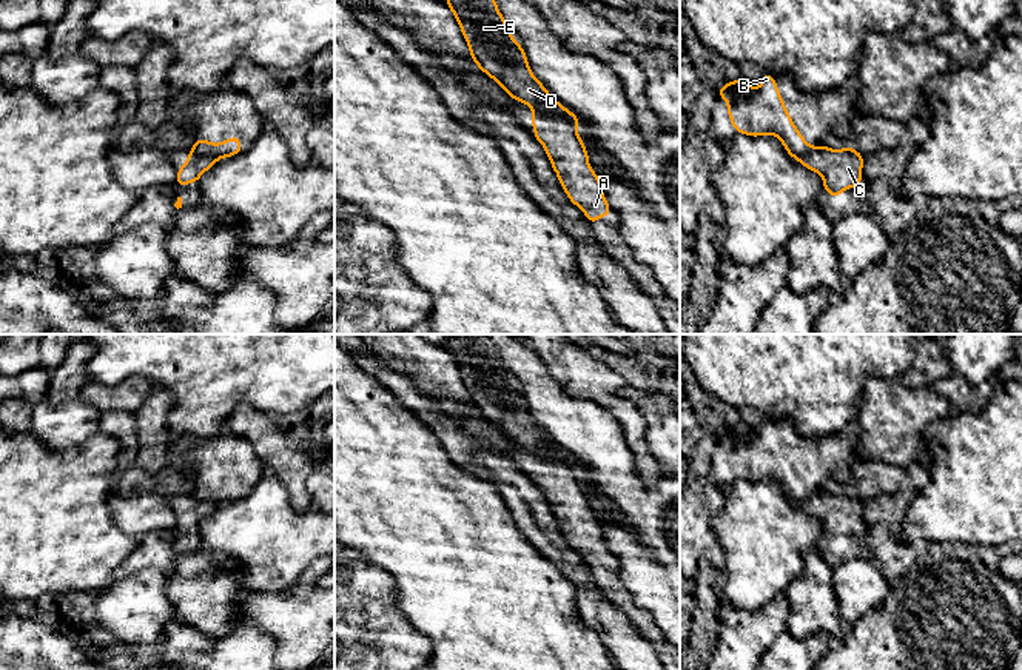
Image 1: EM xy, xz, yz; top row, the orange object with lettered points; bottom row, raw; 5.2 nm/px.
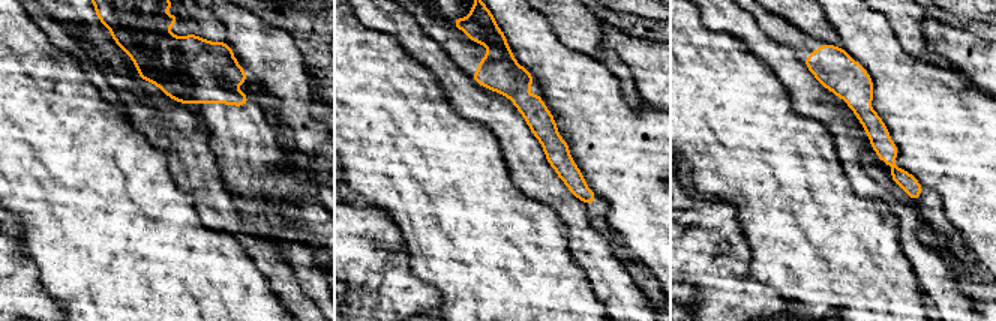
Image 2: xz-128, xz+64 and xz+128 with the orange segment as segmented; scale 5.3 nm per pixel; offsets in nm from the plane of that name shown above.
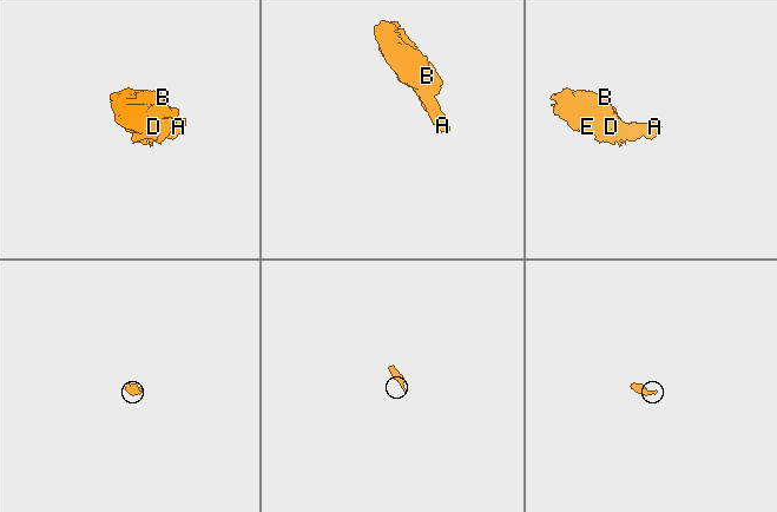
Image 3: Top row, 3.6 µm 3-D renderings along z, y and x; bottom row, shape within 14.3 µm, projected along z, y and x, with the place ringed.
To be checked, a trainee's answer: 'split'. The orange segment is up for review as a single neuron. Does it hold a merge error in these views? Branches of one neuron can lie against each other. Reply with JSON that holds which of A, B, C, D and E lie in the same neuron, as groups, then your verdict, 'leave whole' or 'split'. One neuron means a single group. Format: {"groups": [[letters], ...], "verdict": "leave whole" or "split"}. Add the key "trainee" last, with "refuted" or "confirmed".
{"groups": [["A", "C"], ["B", "D", "E"]], "verdict": "split", "trainee": "confirmed"}

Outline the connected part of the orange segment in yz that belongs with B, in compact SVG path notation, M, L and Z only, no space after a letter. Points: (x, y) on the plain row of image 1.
M763 419L760 433L751 431L741 422L718 434L718 442L728 447L728 461L738 479L777 481L786 497L795 505L806 502L814 494L786 456L774 419Z

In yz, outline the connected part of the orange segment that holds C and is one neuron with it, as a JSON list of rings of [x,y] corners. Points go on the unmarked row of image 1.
[[[819,490],[798,507],[823,522],[823,534],[829,541],[840,542],[846,533],[862,528],[863,499],[849,490],[839,496]]]

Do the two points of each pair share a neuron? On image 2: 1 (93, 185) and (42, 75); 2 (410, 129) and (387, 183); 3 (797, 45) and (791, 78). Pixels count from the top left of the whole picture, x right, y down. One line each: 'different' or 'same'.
1: same
2: same
3: different

